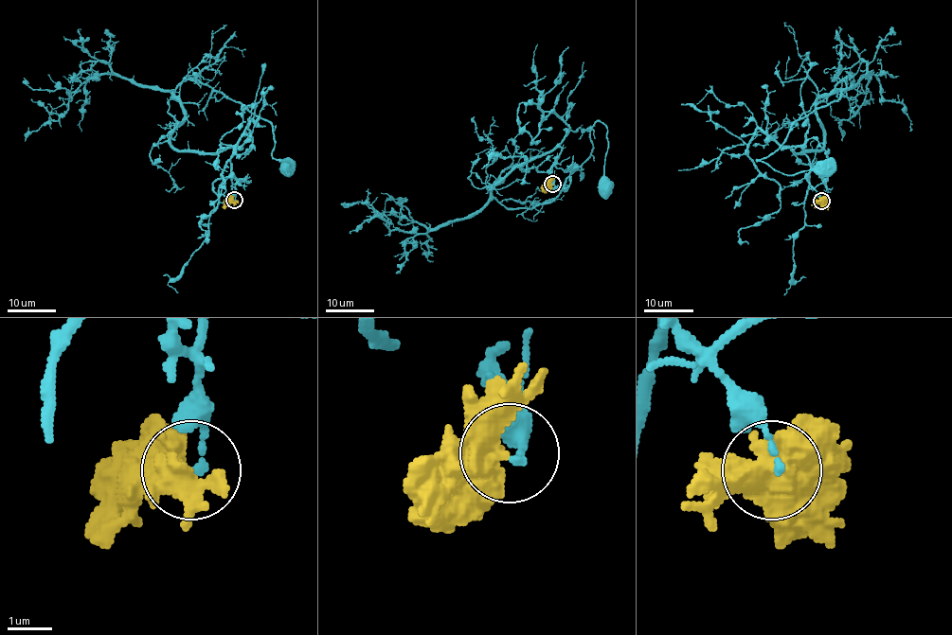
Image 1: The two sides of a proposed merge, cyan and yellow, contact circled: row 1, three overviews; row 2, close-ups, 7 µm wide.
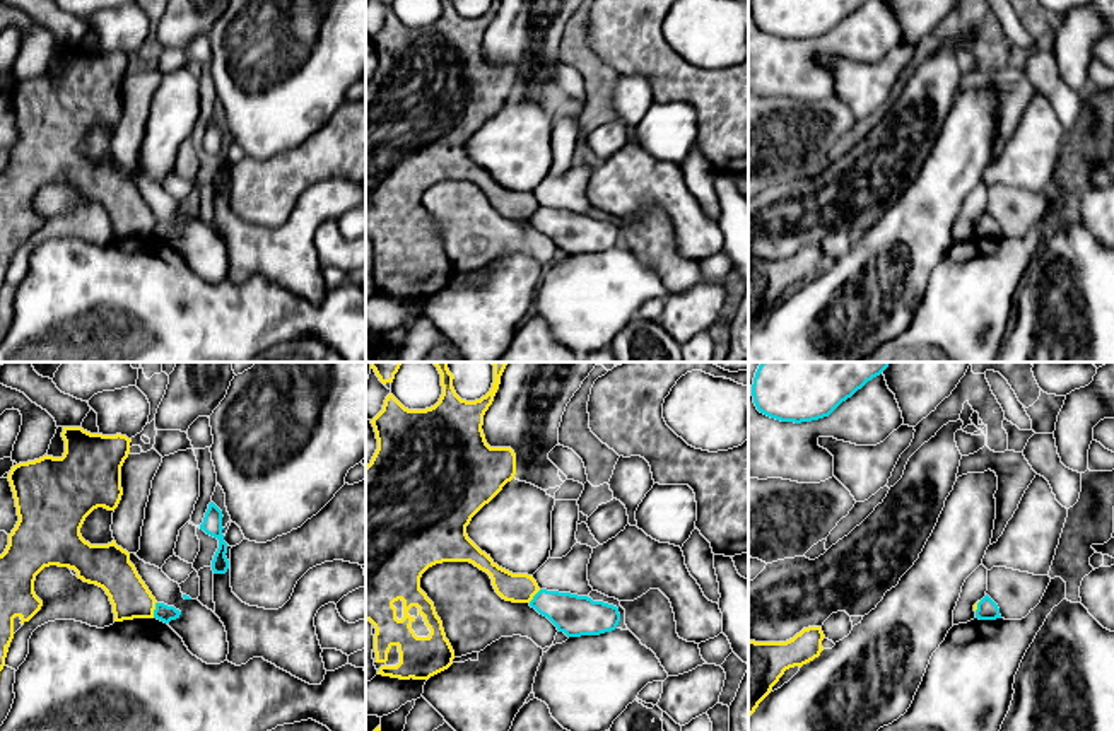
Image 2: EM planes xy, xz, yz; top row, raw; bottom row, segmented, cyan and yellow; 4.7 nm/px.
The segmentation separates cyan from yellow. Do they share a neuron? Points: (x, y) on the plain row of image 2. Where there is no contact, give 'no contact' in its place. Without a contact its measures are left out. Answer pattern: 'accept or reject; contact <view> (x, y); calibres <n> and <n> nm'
reject; contact xy (154, 228); calibres 80 and 190 nm

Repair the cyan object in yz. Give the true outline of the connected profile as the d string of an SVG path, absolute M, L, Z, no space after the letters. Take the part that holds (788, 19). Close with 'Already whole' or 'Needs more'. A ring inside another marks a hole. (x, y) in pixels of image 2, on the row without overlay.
M753 0L757 27L781 39L812 39L829 34L866 0Z. Already whole

